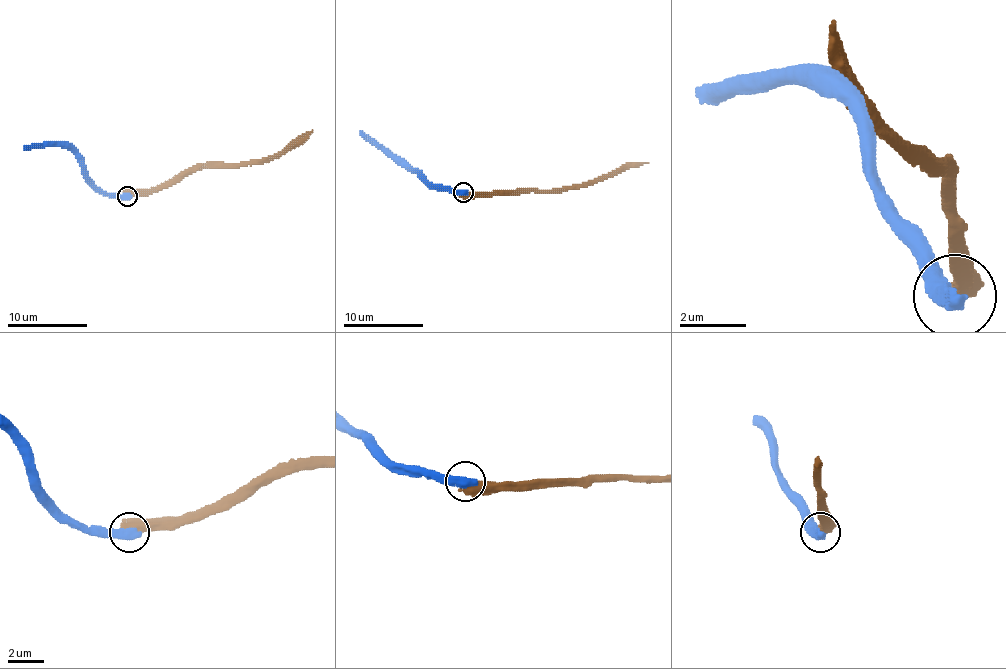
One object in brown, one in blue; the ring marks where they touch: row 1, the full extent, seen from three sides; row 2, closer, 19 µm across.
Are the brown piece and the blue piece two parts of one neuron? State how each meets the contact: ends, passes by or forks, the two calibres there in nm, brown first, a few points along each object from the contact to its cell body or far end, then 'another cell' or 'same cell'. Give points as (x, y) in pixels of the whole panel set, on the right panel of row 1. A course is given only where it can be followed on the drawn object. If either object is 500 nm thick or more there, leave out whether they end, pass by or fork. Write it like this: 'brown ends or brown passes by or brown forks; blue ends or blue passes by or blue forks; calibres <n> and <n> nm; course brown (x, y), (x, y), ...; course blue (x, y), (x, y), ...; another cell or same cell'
calibres 650 and 550 nm; course brown (956, 294), (948, 177), (906, 144), (848, 85), (831, 18); course blue (956, 294), (948, 277), (890, 210), (873, 135), (823, 85), (714, 85), (698, 102); another cell

